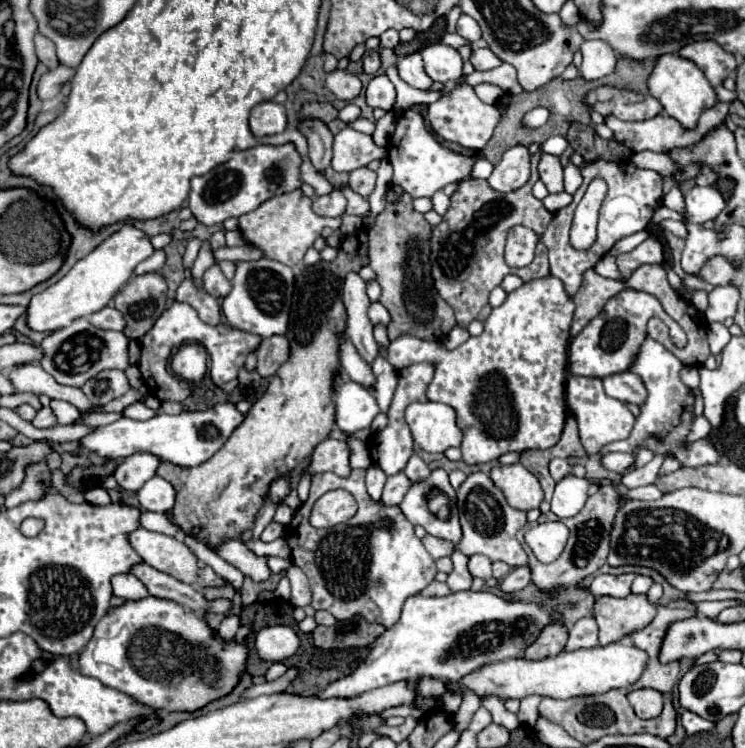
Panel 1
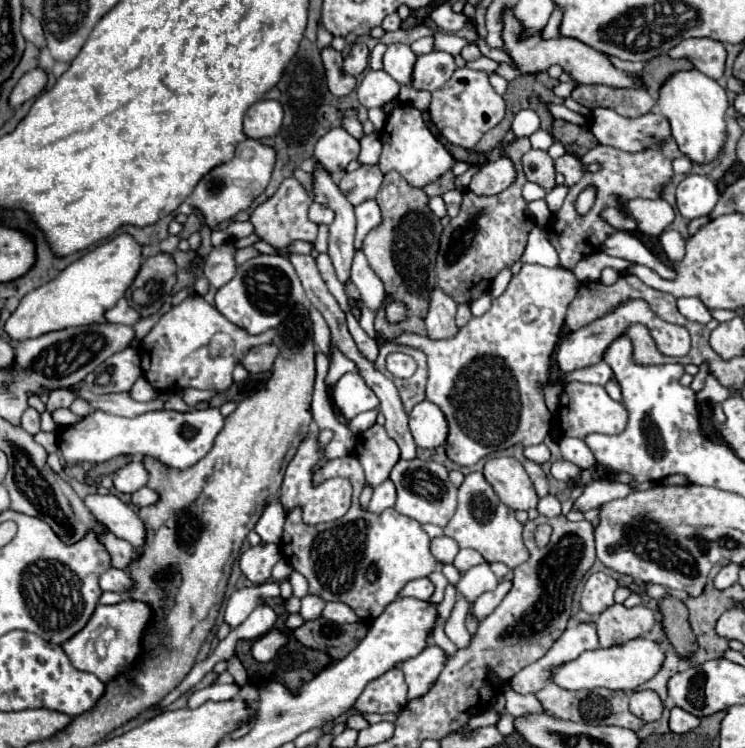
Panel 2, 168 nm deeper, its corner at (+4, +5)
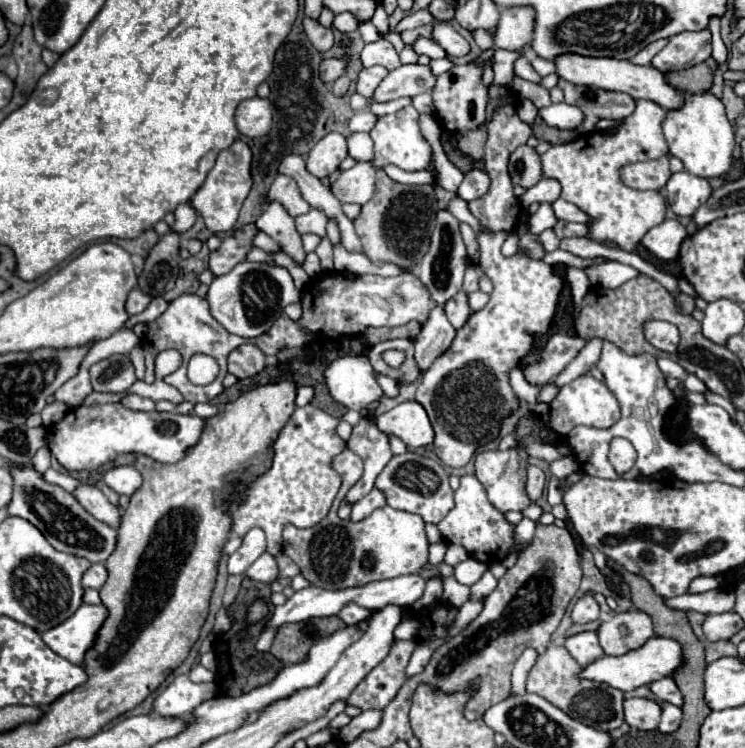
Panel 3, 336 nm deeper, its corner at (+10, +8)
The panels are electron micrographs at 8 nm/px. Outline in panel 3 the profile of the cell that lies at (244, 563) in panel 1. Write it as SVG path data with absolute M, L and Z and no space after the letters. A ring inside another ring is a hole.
M265 552L263 556L259 556L247 570L247 576L251 580L257 580L257 582L265 582L265 584L271 584L279 578L279 568L277 568L277 562L275 558Z

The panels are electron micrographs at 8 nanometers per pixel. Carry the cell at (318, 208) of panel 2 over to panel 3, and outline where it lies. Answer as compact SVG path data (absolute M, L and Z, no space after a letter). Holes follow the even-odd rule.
M311 208L307 214L297 216L297 218L295 218L295 224L297 224L297 232L299 232L299 234L313 232L313 234L325 236L327 218L325 218L325 214L321 214L321 210L313 210L313 208Z

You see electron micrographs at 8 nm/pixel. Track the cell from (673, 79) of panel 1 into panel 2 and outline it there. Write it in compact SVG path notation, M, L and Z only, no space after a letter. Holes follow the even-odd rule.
M697 69L677 71L669 75L669 79L661 85L657 107L659 107L659 113L663 113L669 119L673 139L691 161L707 163L715 159L715 155L719 153L719 149L725 145L725 139L727 139L725 111L729 107L725 89L719 87L717 81L709 79Z

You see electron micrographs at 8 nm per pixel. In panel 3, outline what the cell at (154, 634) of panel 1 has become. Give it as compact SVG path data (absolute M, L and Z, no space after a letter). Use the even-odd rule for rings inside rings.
M81 604L73 616L41 634L43 642L65 660L83 666L83 656L93 646L93 634L105 620L105 606Z

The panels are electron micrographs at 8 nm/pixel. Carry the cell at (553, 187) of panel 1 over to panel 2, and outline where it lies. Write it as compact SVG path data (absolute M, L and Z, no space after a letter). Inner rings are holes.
M531 149L523 155L523 171L529 181L541 185L545 191L555 187L555 165L547 151Z

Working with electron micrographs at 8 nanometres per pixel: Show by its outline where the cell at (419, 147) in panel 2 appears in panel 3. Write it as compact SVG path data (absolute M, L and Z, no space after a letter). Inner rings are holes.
M405 106L403 110L395 112L395 114L387 114L381 116L377 120L377 124L373 126L373 130L369 132L369 136L375 142L375 166L381 168L385 164L395 164L405 172L417 172L427 168L427 164L431 162L431 146L429 142L423 138L421 128L419 128L419 112L413 106Z

